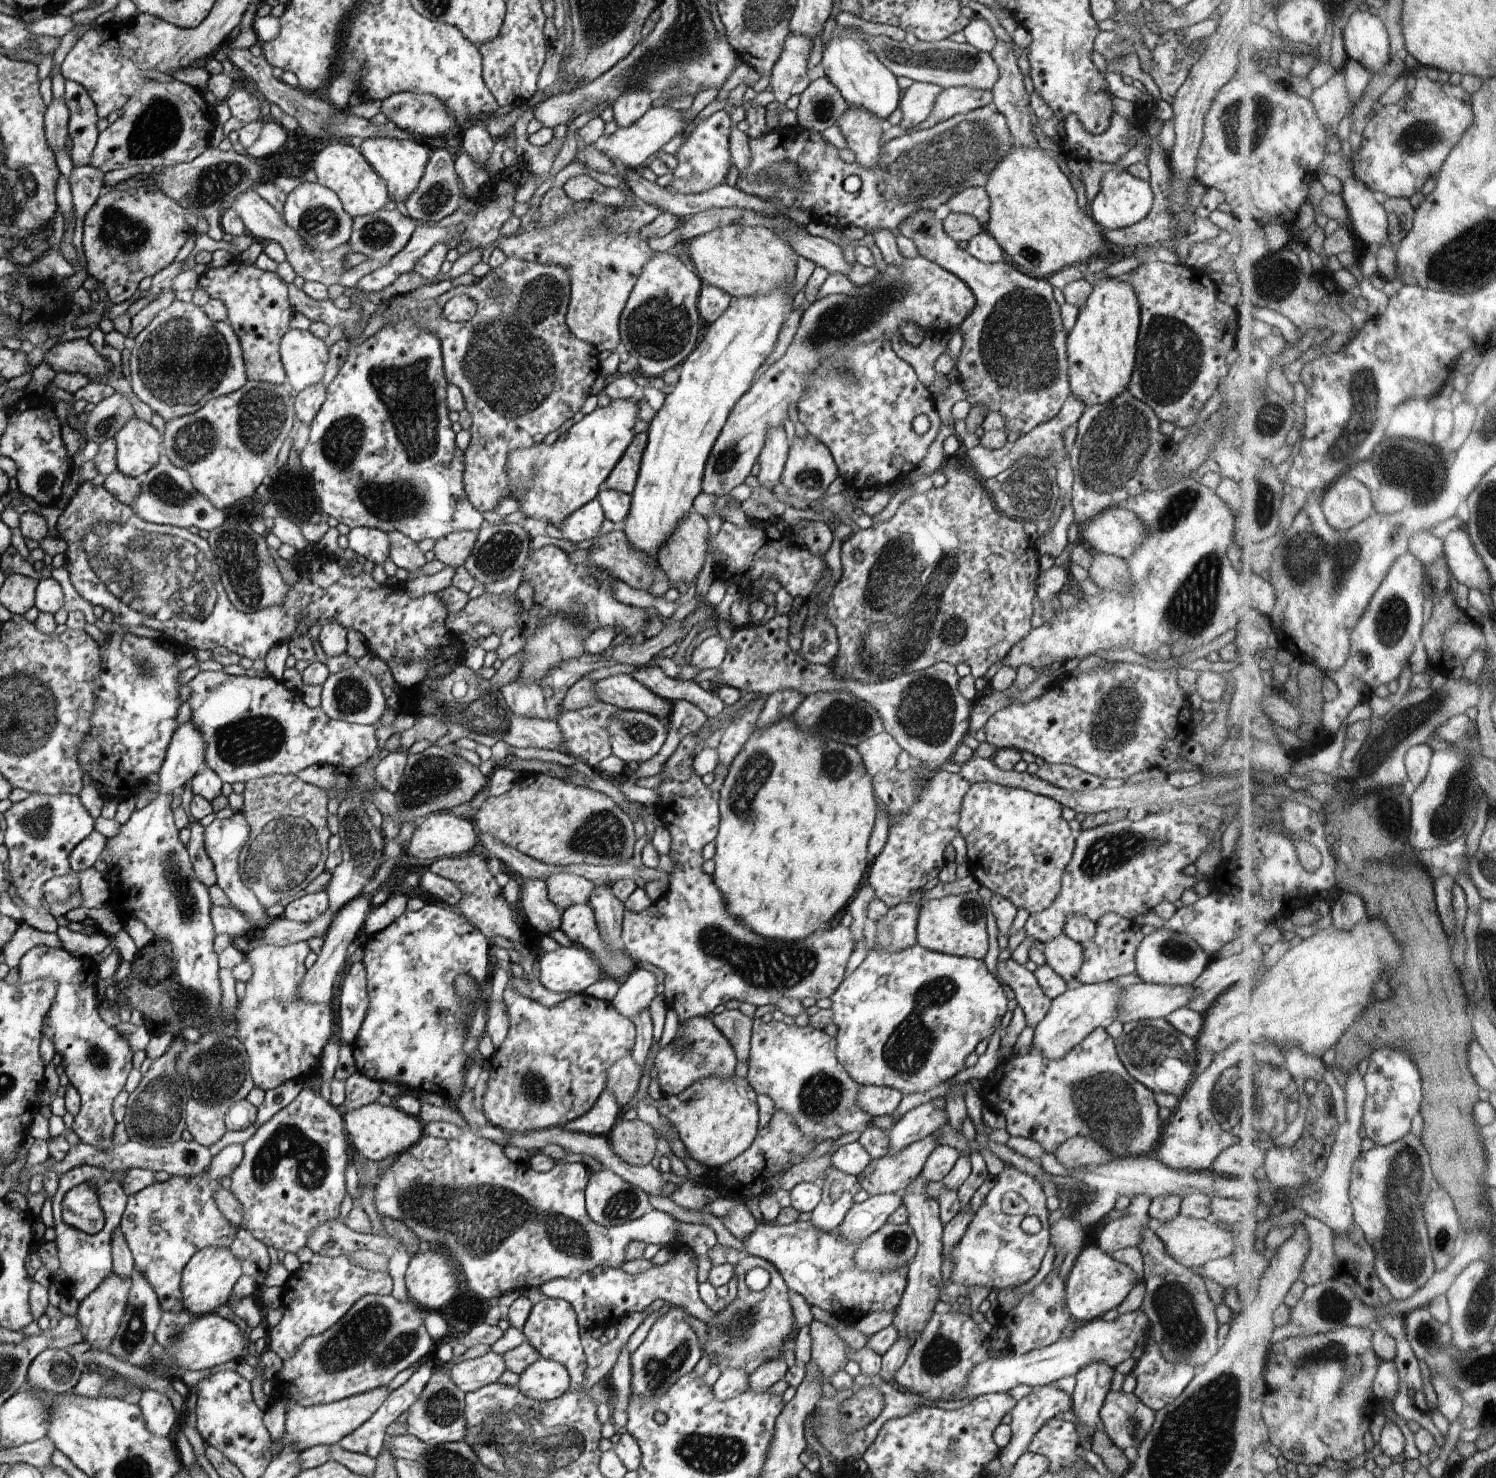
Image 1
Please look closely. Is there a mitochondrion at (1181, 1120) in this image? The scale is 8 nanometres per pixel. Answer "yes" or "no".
no

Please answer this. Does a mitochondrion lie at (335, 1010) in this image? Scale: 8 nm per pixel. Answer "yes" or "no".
no

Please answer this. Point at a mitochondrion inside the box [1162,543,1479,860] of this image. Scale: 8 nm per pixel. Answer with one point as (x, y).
(1388, 737)

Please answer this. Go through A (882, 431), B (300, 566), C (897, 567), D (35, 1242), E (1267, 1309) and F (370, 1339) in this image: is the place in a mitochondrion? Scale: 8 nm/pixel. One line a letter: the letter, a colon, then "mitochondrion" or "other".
A: other
B: other
C: mitochondrion
D: other
E: other
F: mitochondrion

